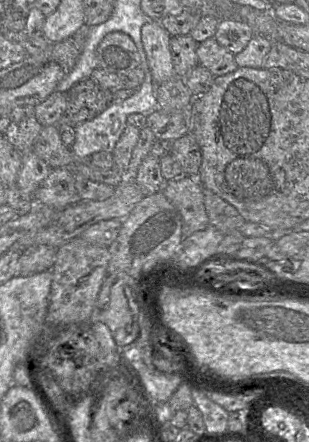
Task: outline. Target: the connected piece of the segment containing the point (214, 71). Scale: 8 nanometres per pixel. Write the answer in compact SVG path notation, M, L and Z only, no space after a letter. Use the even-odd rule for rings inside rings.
M214 38L198 43L196 53L199 65L206 68L214 77L223 76L238 68L235 55Z

